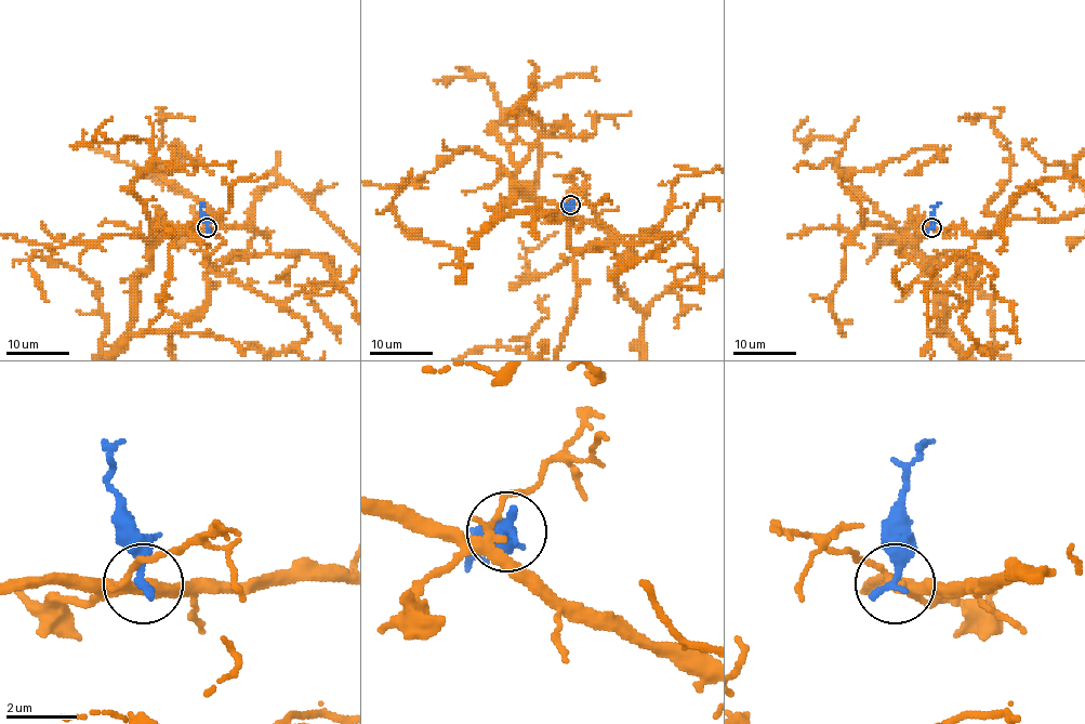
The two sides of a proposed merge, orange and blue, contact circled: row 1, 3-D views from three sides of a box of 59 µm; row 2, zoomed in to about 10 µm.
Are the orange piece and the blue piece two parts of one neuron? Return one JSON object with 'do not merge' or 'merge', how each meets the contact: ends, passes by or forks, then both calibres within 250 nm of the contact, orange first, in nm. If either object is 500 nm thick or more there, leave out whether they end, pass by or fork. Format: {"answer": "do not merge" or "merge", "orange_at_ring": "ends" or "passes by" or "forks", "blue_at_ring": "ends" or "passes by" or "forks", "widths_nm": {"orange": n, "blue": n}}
{"answer": "do not merge", "orange_at_ring": "forks", "blue_at_ring": "ends", "widths_nm": {"orange": 240, "blue": 360}}

